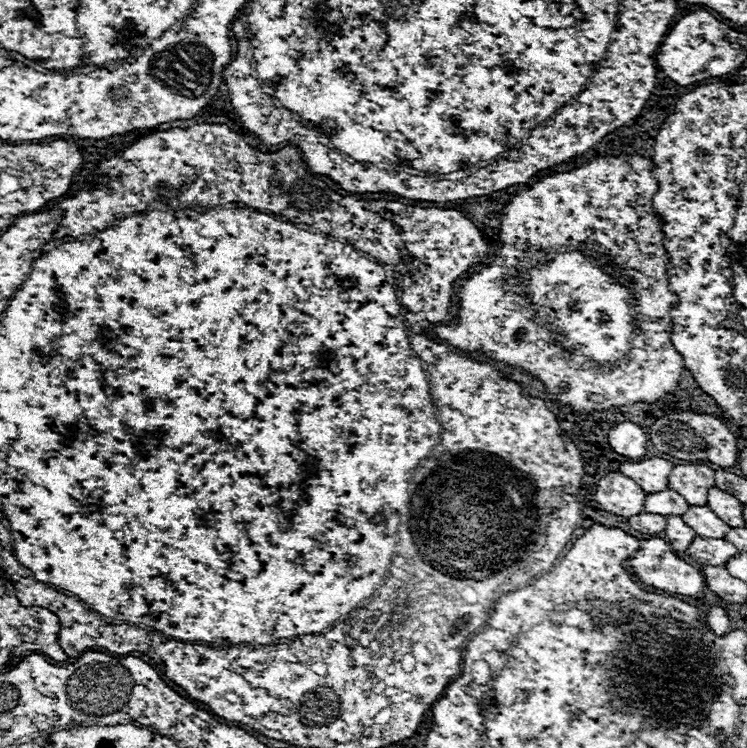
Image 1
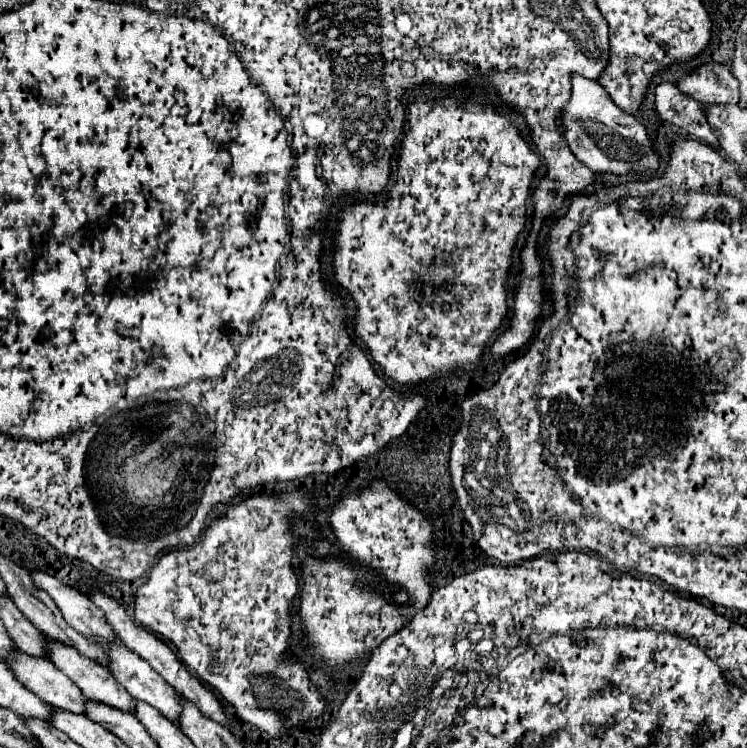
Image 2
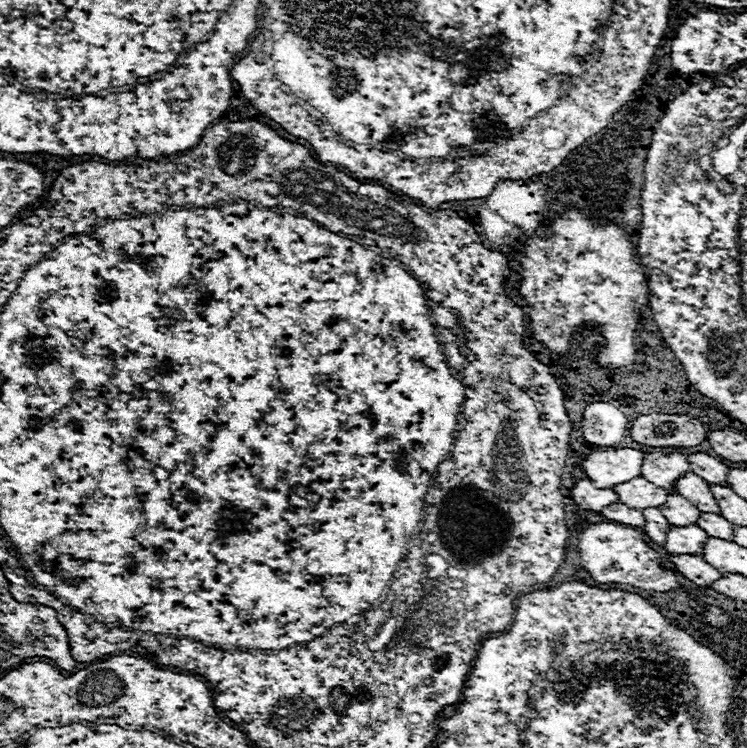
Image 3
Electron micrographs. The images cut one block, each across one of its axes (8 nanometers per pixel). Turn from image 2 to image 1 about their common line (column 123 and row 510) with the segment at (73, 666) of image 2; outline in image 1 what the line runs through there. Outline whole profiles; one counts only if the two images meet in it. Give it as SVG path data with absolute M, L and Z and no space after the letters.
M690 506L682 520L698 534L698 536L710 536L710 538L724 538L728 524L724 524L714 512L710 512L708 506Z

